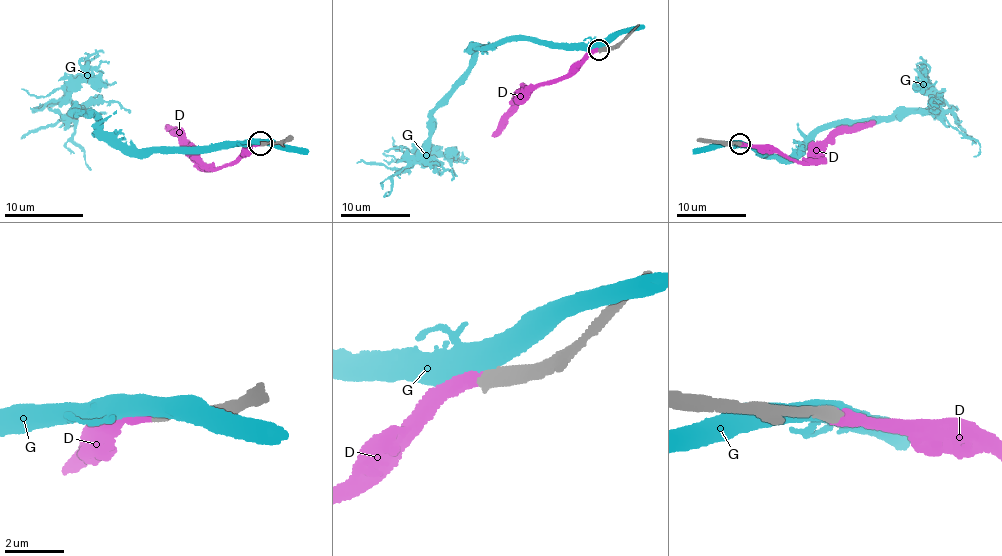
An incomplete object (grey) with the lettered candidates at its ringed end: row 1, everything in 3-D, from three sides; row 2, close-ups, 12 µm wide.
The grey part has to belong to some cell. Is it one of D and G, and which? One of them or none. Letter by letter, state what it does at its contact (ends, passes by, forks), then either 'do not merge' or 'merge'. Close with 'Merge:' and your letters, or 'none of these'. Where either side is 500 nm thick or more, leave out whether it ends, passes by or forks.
D: merge
G: do not merge
Merge: D

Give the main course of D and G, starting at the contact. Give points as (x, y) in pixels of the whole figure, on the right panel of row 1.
D: (739, 144), (768, 146), (780, 155), (811, 162), (819, 148), (841, 133), (854, 133), (876, 121)
G: (736, 144), (788, 159), (799, 157), (808, 140), (835, 125), (937, 114), (978, 144), (980, 149), (973, 157)

